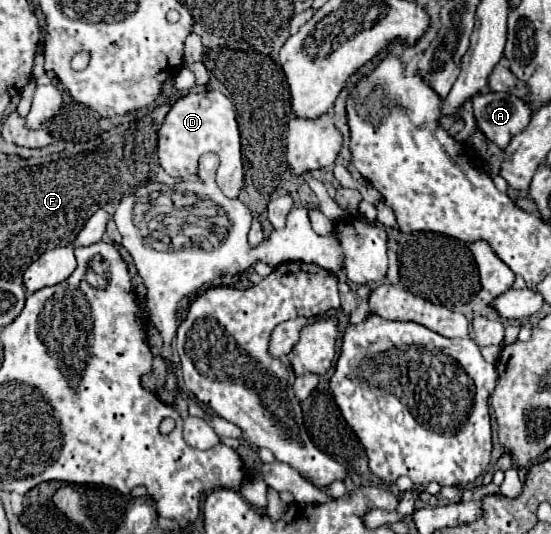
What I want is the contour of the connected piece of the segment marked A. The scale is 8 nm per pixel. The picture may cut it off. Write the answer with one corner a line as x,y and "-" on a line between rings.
491,91
473,99
473,113
483,135
501,149
531,121
523,99

